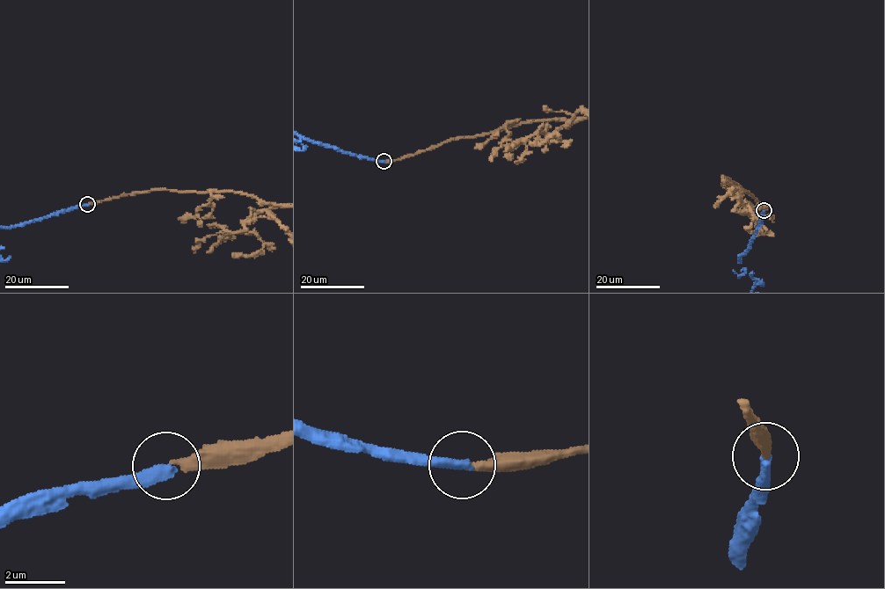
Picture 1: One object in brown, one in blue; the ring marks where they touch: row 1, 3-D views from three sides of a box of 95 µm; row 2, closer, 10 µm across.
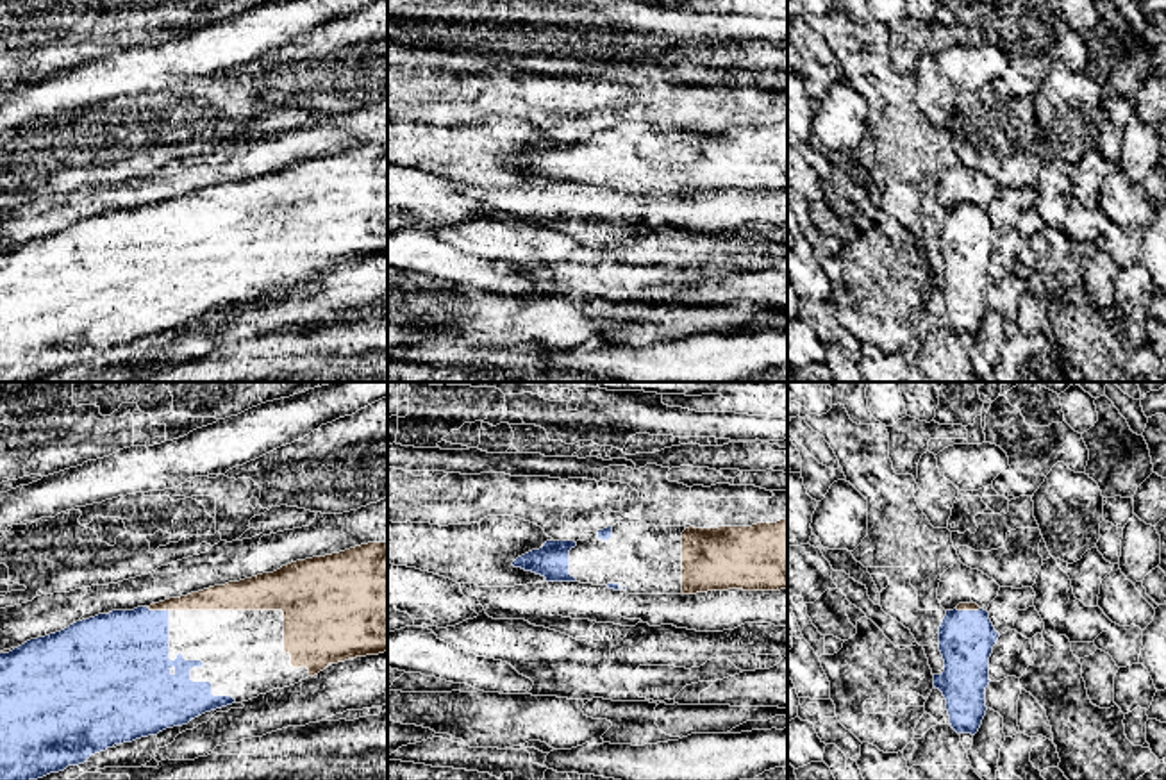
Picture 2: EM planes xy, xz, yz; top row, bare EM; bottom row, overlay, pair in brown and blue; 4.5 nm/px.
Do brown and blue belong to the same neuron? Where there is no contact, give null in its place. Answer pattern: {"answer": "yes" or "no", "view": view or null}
{"answer": "yes", "view": "xy"}

